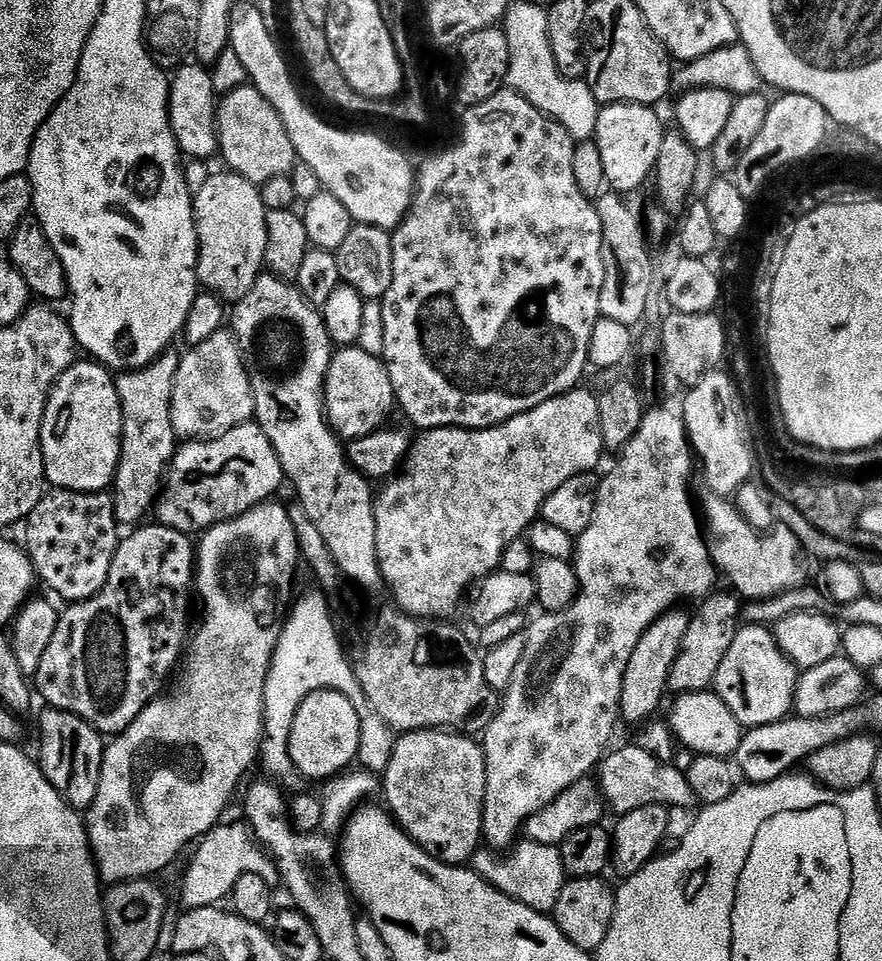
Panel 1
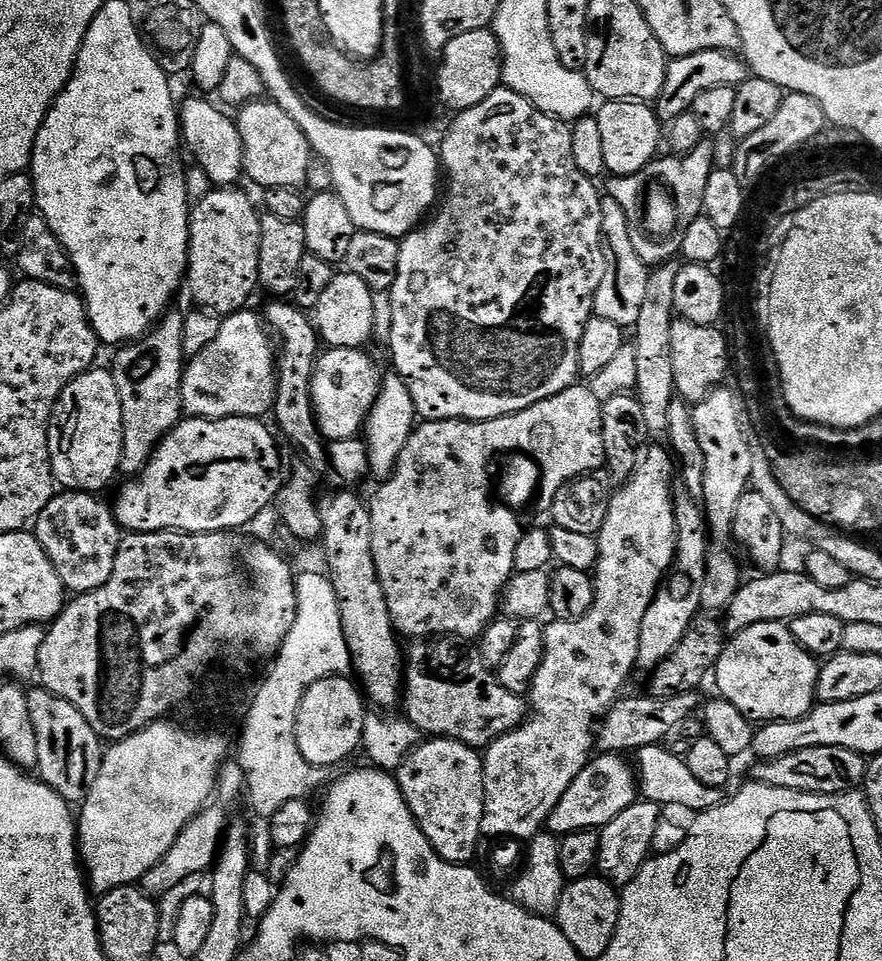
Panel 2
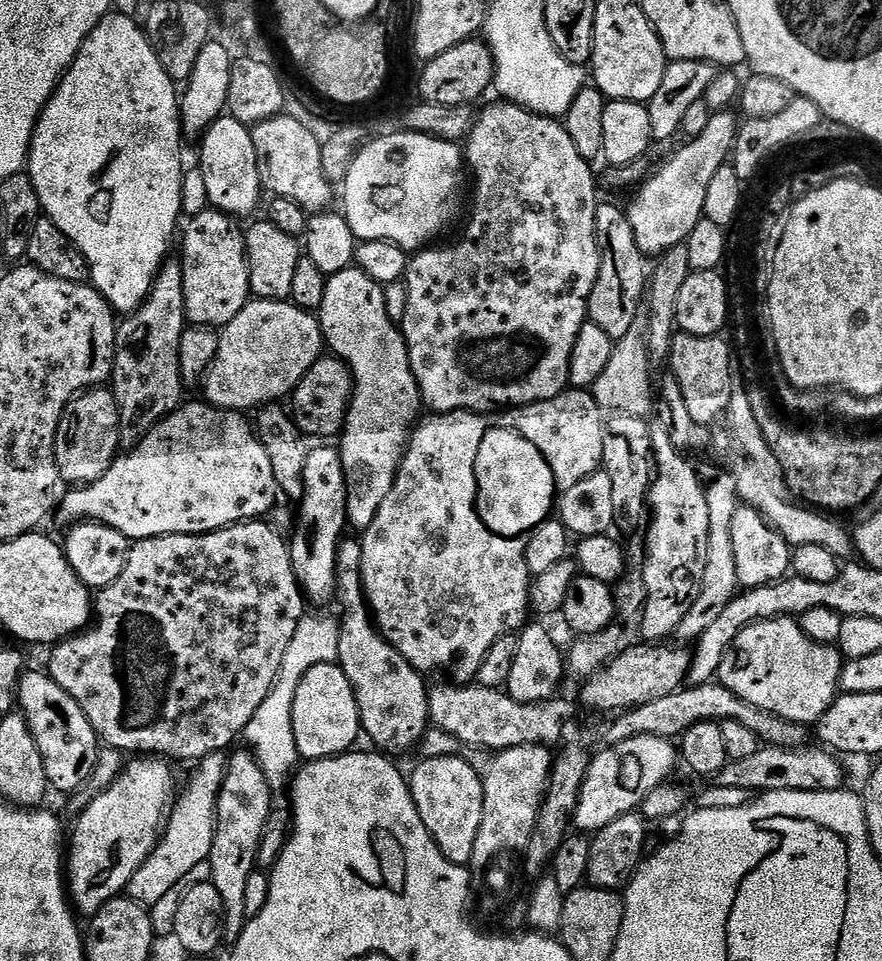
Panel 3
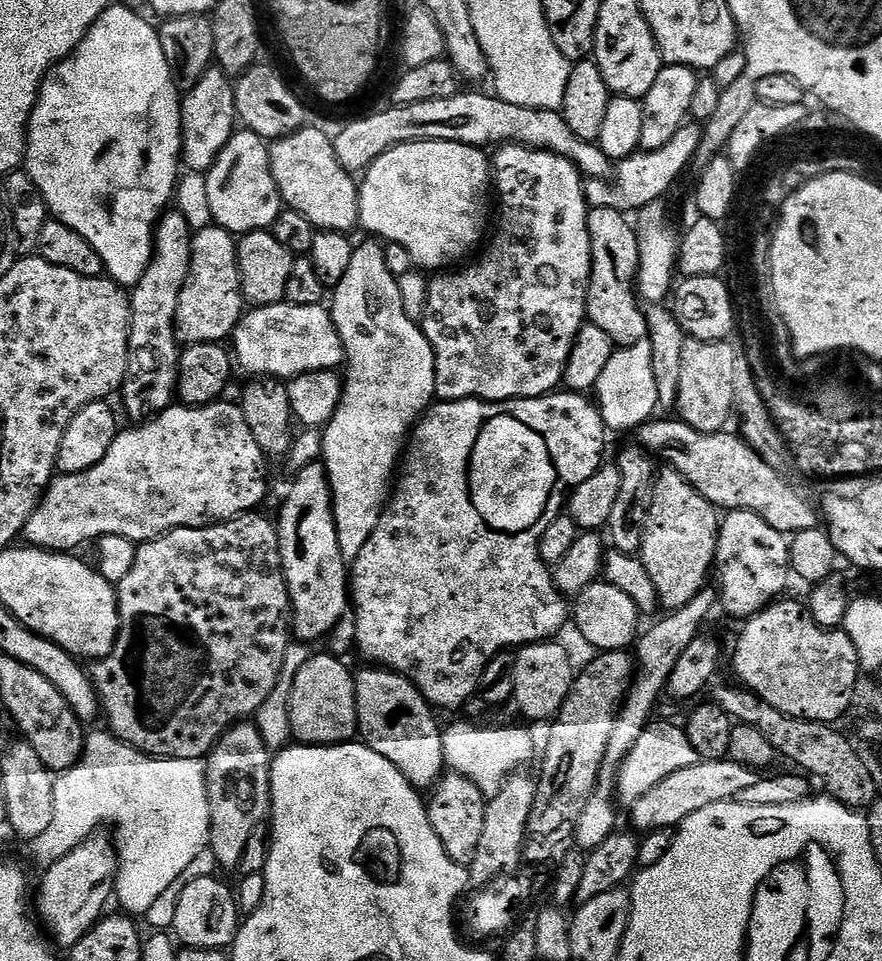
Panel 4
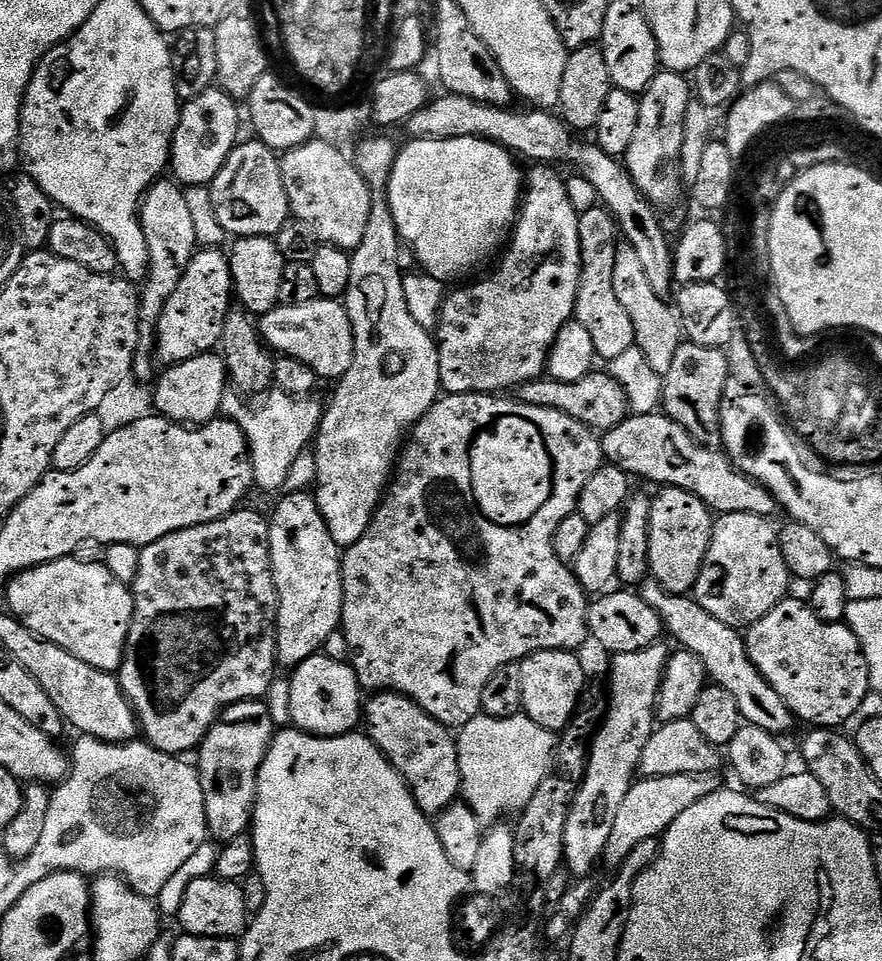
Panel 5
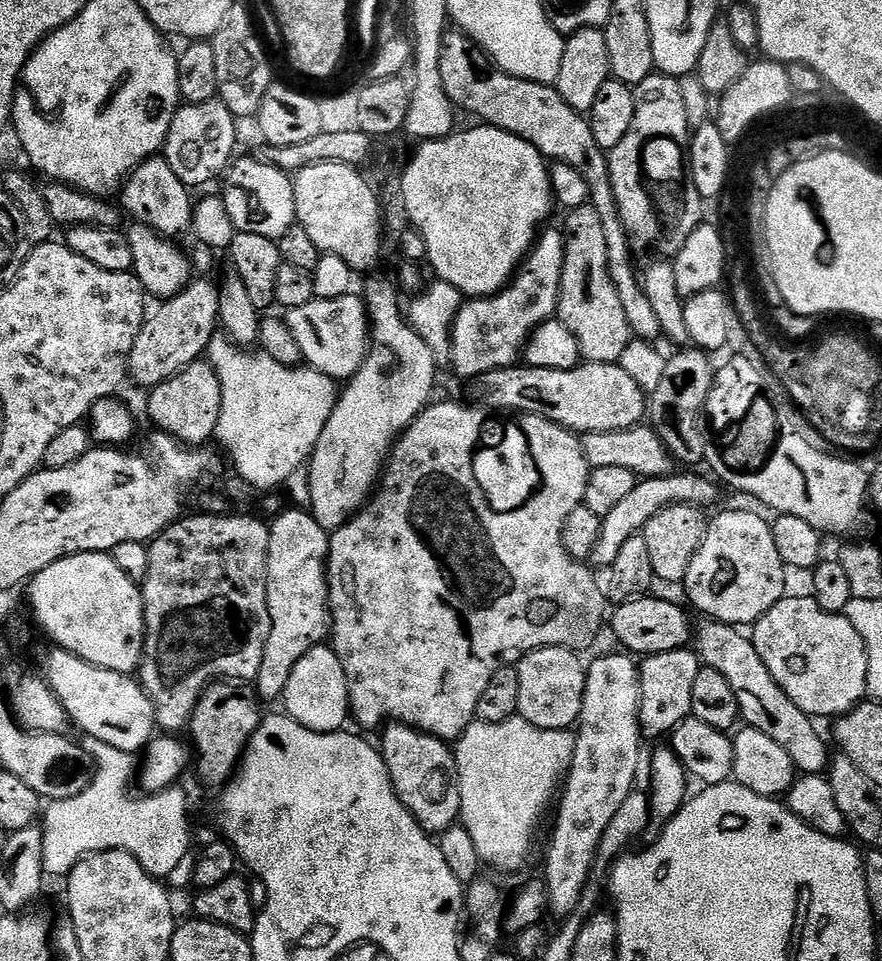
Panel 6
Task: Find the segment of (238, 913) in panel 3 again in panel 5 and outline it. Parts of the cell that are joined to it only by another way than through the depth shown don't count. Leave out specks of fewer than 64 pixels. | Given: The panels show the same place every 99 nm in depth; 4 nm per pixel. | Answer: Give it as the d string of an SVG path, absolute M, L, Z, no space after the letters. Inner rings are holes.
M263 699L231 704L210 726L198 749L198 771L206 806L208 834L213 841L226 844L249 831L256 805L258 770L272 745L273 735L272 715Z

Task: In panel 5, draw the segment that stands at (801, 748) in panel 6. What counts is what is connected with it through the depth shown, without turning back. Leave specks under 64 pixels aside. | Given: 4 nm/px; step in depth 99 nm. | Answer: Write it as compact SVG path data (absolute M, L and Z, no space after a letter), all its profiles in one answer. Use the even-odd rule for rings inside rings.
M651 578L639 585L638 594L660 616L664 632L672 635L683 651L692 652L700 659L707 679L715 687L732 695L744 724L758 726L777 738L783 737L783 732L790 731L792 727L797 727L796 717L786 702L778 698L778 690L774 690L774 686L770 686L770 682L766 682L766 678L762 678L760 671L750 662L745 637L737 629L726 626L726 622L718 622L714 614L706 614L706 610L702 610L691 595L669 596L665 588Z

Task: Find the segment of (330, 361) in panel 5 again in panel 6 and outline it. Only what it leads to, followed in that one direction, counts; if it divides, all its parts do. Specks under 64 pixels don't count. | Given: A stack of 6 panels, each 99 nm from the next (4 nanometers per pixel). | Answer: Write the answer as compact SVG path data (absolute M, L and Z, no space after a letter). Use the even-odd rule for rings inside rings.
M359 295L346 298L330 298L329 300L311 300L306 306L293 308L286 319L294 338L298 341L298 350L302 350L304 364L316 368L322 374L332 377L337 382L347 382L360 369L368 358L370 351L370 313Z

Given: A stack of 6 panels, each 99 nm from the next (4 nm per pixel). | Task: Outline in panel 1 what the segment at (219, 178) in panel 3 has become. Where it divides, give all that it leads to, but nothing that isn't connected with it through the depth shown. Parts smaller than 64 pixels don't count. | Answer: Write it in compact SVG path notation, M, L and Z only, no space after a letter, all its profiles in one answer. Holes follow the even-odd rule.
M189 62L175 69L168 90L168 121L172 124L176 145L185 157L208 162L212 155L217 155L220 147L216 131L217 111L218 94L212 85L211 71L199 62Z

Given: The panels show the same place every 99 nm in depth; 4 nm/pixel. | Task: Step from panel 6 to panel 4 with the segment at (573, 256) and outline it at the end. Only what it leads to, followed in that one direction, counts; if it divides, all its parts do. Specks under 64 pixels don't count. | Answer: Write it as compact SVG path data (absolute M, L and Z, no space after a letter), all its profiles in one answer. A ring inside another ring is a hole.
M593 208L588 213L588 229L592 273L588 283L587 319L610 334L613 345L629 348L648 334L646 316L634 287L639 270L639 246L633 221L618 209Z

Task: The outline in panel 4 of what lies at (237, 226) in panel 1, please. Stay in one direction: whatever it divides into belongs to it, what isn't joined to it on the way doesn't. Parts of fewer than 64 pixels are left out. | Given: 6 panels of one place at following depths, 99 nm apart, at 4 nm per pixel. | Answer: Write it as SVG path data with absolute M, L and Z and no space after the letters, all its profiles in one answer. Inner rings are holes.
M209 226L192 237L192 261L186 286L178 298L176 338L181 345L219 344L227 341L240 325L246 301L240 289L236 253L237 237L219 226Z

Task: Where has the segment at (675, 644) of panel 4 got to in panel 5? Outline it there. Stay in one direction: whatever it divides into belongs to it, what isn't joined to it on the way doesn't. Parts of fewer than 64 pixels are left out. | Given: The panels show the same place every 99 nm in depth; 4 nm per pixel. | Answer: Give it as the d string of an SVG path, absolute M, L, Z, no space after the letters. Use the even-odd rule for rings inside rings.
M657 642L649 648L618 652L611 657L612 665L608 668L608 713L590 743L584 781L566 818L563 867L573 877L589 877L592 867L601 863L606 841L614 827L614 817L637 779L642 750L646 742L650 742L658 724L656 699L669 655L670 648L664 642Z

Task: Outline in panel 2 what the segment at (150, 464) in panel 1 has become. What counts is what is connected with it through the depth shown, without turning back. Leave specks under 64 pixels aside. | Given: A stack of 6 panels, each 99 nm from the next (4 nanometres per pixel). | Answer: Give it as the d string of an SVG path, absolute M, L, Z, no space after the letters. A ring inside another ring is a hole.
M169 310L160 317L152 331L140 337L139 340L123 345L120 352L110 363L110 371L118 386L118 398L122 398L122 426L124 427L124 462L125 473L139 474L144 471L156 448L164 441L165 436L180 423L184 412L182 402L182 378L186 367L184 354L184 317L185 313Z

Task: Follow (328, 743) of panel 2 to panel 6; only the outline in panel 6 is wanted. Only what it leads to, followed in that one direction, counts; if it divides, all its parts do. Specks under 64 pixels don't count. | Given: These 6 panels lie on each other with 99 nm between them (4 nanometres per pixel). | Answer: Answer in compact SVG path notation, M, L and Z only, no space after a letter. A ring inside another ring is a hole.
M328 646L311 648L294 666L294 674L290 674L290 682L286 682L286 690L282 697L283 711L315 732L338 732L349 723L348 683L342 670L342 662L338 662L336 653Z

